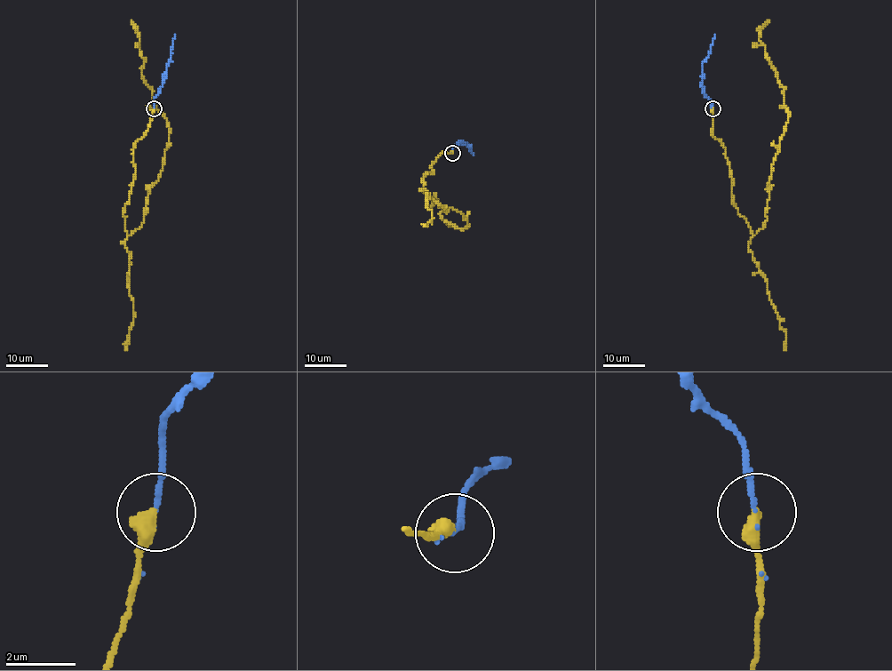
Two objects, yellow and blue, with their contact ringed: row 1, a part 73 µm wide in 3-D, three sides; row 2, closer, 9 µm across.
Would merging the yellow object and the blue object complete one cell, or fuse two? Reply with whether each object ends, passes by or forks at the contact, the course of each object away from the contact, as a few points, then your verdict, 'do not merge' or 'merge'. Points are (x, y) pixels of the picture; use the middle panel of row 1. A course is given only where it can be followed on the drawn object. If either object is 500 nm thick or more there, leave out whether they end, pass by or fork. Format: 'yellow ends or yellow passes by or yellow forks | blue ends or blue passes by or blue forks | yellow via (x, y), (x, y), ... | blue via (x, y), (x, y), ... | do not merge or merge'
yellow ends | blue ends | yellow via (452, 152), (432, 162), (423, 190), (442, 207), (461, 211), (467, 225), (448, 225), (437, 199), (429, 210) | blue via (452, 152), (459, 142), (465, 142), (473, 155) | merge

